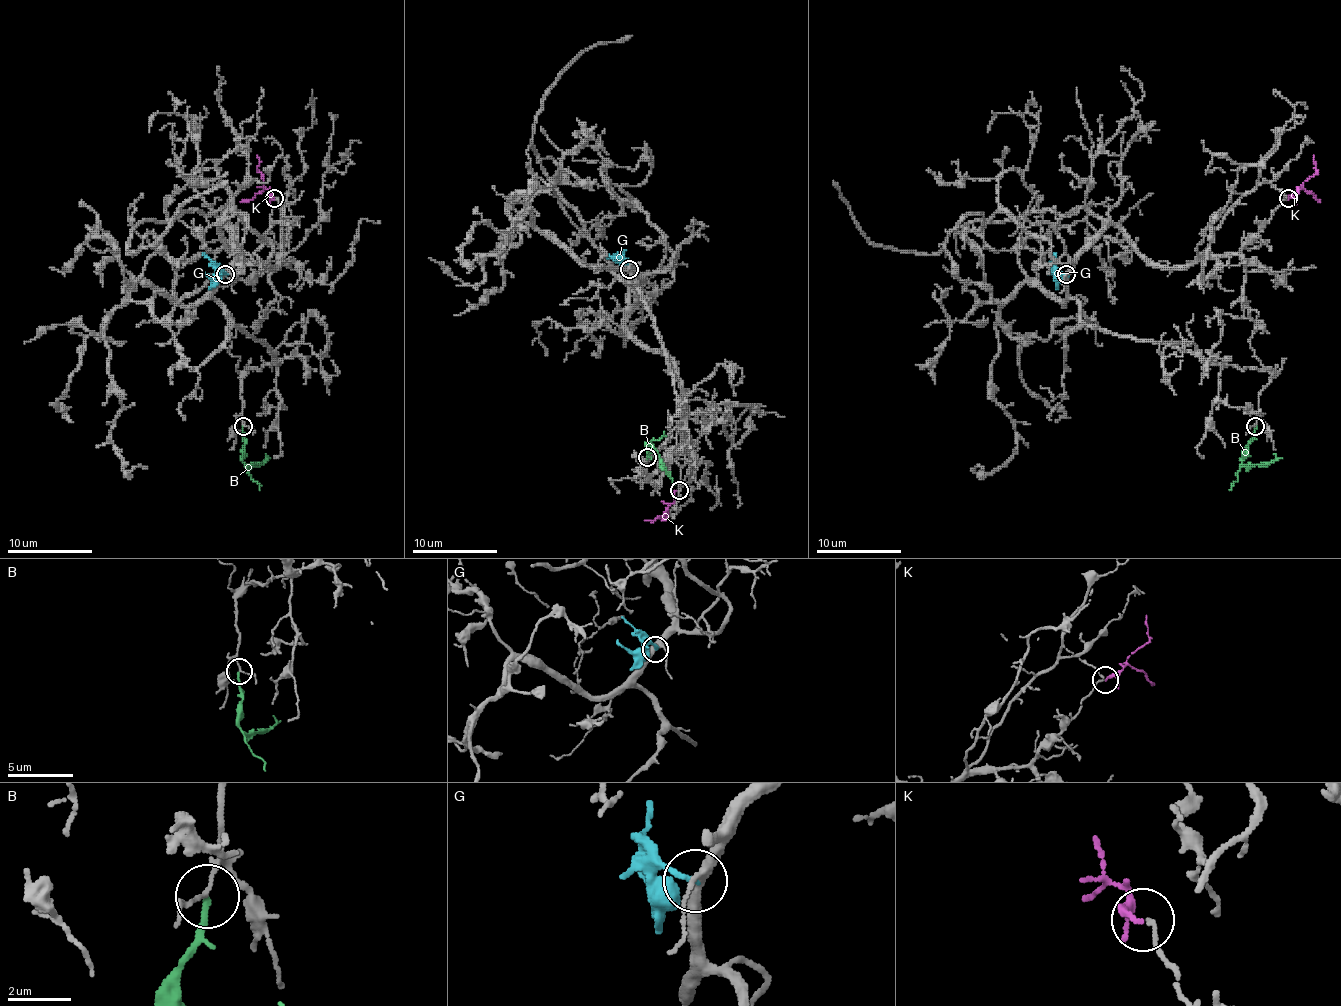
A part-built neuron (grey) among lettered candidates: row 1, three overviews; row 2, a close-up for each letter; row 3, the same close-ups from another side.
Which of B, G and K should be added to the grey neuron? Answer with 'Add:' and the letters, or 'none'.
Add: K

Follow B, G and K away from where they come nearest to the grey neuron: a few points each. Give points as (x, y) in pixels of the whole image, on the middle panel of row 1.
B: (647, 457), (649, 444), (674, 484)
G: (630, 268), (619, 256), (607, 258)
K: (678, 491), (664, 518), (662, 516)

